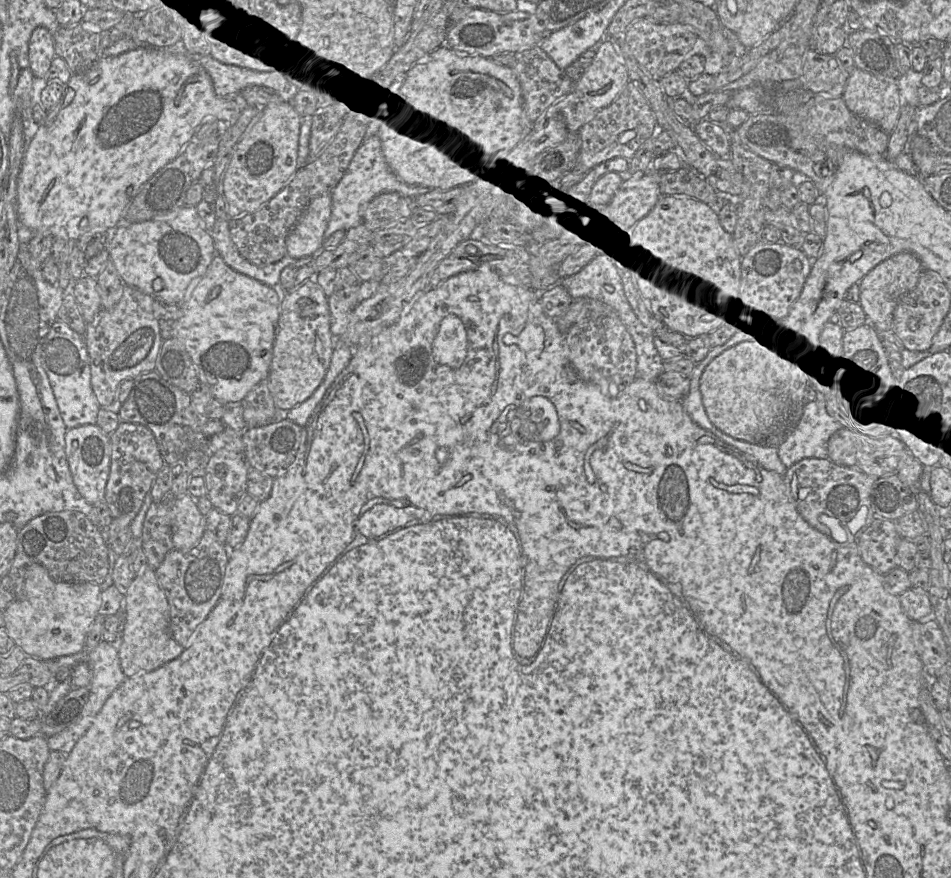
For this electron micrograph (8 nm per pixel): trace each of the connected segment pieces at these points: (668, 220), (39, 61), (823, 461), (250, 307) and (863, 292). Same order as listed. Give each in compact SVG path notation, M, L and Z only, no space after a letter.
M661 196L650 213L630 230L630 241L630 270L666 327L686 337L704 335L740 301L741 257L732 234L724 230L718 214L708 204L691 197Z
M45 27L35 28L28 45L28 60L34 77L44 78L55 56L52 34Z
M805 458L800 460L799 462L795 463L791 467L787 468L785 472L785 481L787 482L789 486L789 491L792 492L792 498L794 502L797 503L798 505L798 510L799 510L799 500L802 499L803 503L807 504L807 507L809 507L809 514L811 514L812 517L817 517L821 520L821 522L824 524L822 525L822 529L819 529L819 533L822 535L827 536L828 538L832 539L833 541L837 543L845 543L847 541L847 533L846 529L849 529L853 535L855 536L855 542L858 545L858 539L860 538L861 534L864 532L864 530L870 525L873 516L874 516L874 508L872 504L872 496L871 496L871 490L874 482L879 478L880 476L873 476L871 474L868 474L856 467L853 466L845 466L845 465L840 465L829 458Z
M215 254L199 285L180 305L181 317L173 323L172 337L184 345L196 366L199 382L209 388L215 399L223 403L241 403L260 381L268 378L281 299L279 287L268 286L234 271Z
M901 252L879 263L859 282L859 304L877 332L892 330L893 312L900 298L916 286L923 270L916 255Z

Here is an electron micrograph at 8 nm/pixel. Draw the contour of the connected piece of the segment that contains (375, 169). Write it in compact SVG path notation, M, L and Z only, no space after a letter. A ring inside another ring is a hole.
M379 133L367 135L352 158L348 169L331 191L332 210L328 226L324 232L324 239L328 239L338 230L349 230L362 223L367 204L377 195L384 192L397 192L404 196L416 198L429 192L430 188L410 185L403 182L388 166L384 157Z

